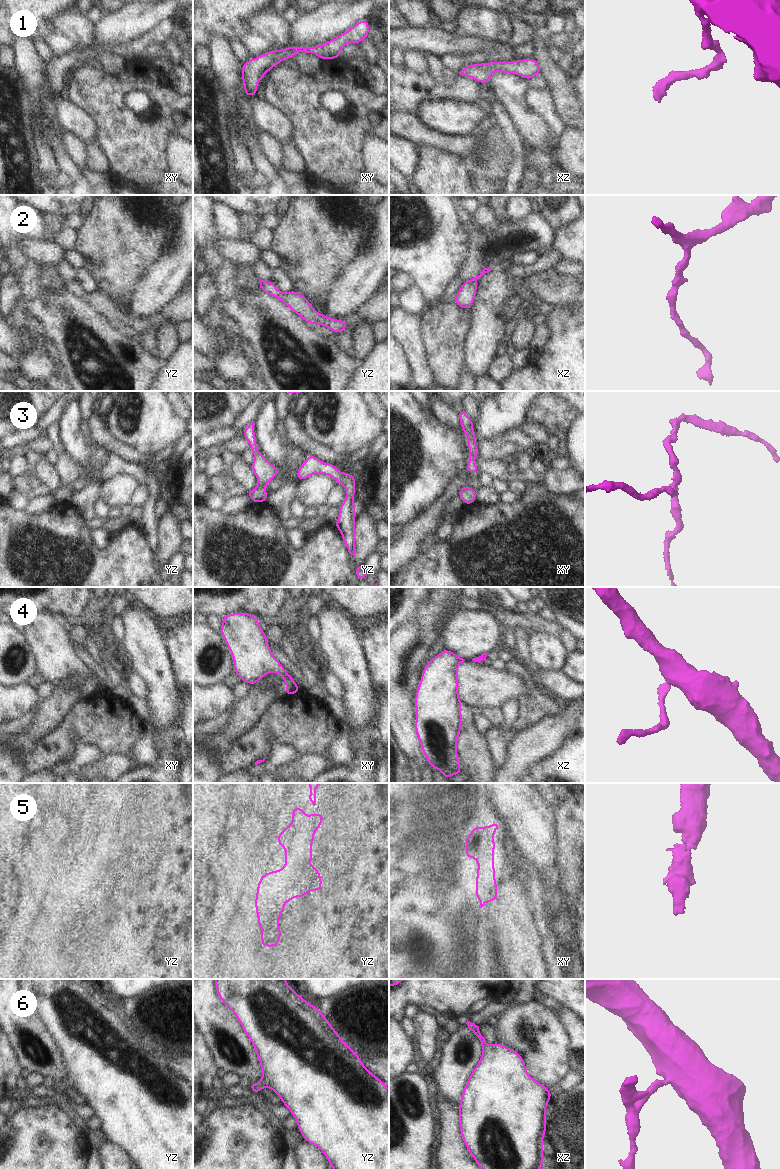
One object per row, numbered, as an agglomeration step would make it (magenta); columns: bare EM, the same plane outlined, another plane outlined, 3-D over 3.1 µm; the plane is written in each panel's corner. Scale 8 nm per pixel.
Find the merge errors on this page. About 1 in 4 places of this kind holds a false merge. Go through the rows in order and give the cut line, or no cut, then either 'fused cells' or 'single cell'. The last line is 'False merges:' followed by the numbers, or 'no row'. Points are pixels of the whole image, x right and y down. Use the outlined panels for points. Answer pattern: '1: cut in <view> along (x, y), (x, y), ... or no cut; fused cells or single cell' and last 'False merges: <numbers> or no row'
1: no cut; single cell
2: no cut; single cell
3: no cut; single cell
4: no cut; single cell
5: no cut; single cell
6: no cut; single cell
False merges: no row

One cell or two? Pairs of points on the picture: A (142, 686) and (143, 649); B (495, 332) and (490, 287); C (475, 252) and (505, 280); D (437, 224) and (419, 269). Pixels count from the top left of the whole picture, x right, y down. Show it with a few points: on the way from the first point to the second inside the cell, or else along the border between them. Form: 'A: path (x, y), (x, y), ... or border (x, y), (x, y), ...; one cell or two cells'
A: border (129, 669), (137, 672), (147, 684), (146, 698); two cells
B: path (490, 321), (490, 298); one cell
C: border (499, 268), (491, 271); two cells
D: path (428, 235), (428, 258); one cell

